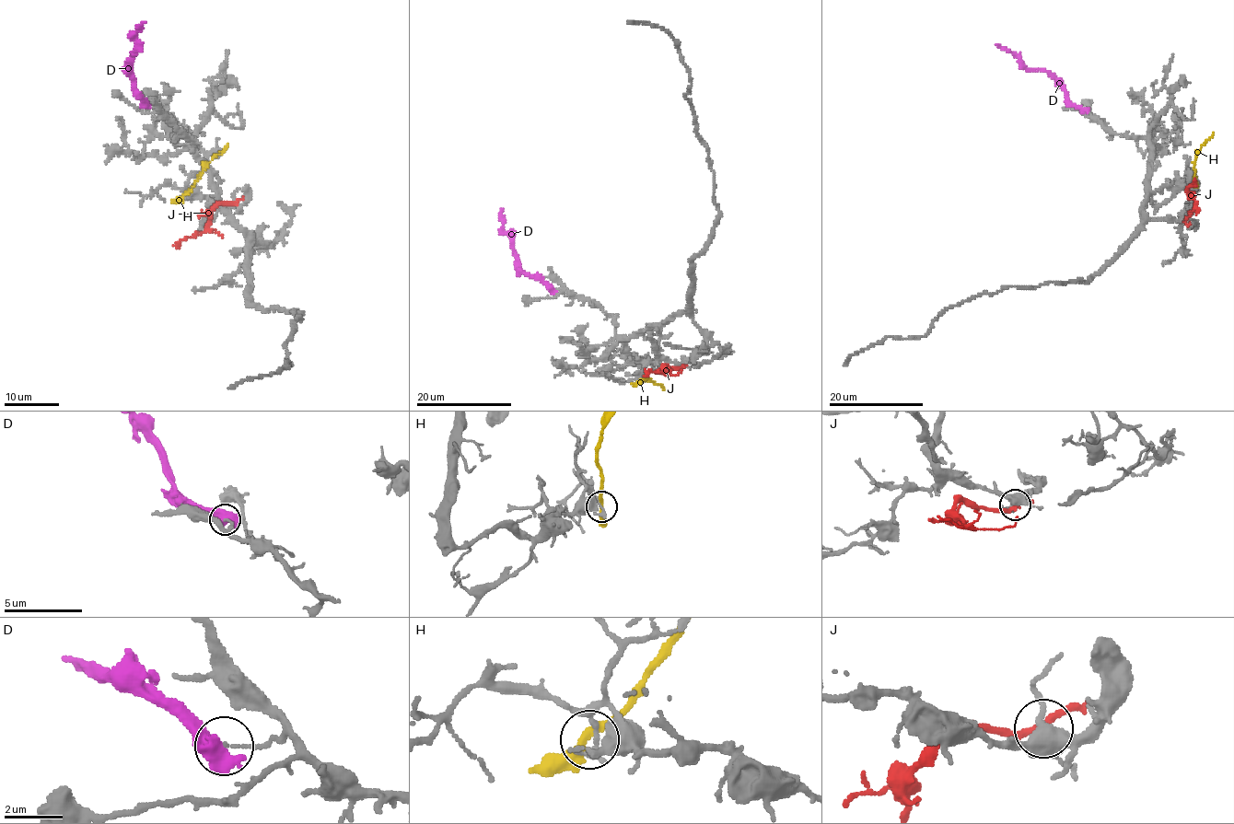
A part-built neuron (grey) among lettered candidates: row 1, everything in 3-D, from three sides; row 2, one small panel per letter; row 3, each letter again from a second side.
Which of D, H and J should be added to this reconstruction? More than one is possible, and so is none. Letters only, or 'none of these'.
none of these

